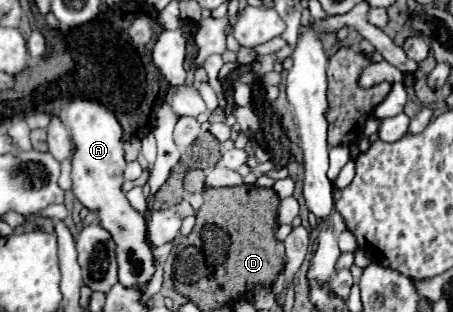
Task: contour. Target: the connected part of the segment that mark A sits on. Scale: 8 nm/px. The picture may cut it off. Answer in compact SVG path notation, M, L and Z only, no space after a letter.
M73 100L65 108L65 124L69 126L73 144L71 164L75 198L89 210L97 208L101 224L111 232L111 236L115 236L119 282L125 286L147 284L155 272L155 260L153 250L145 238L145 216L135 212L121 192L123 170L127 162L123 160L123 132L117 118L105 106L93 100Z

